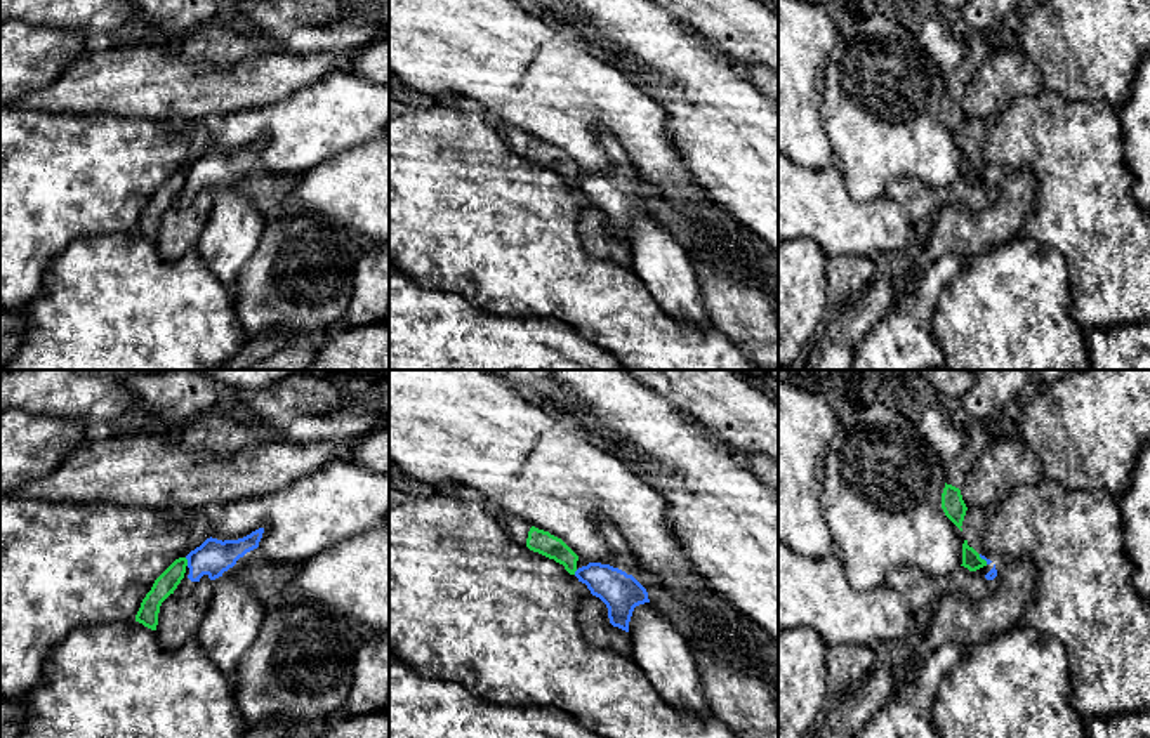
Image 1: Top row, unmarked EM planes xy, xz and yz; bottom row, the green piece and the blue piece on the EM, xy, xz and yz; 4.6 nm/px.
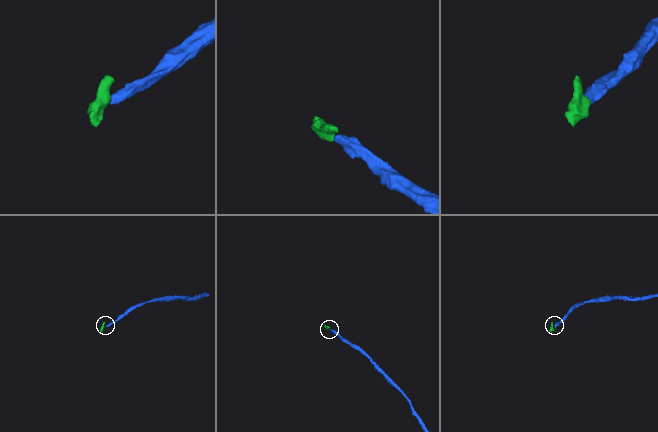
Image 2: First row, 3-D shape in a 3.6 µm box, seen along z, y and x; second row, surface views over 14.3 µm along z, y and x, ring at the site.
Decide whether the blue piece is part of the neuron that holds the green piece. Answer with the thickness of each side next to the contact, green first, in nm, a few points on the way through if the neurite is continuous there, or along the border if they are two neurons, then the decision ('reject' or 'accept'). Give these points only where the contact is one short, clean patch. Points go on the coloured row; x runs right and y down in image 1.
100 nm thick on the green side, 170 nm on the other; border along xy (185, 558), (188, 565); reject

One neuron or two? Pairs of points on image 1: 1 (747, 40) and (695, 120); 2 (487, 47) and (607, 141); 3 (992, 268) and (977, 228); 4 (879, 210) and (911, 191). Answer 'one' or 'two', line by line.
1: two
2: two
3: two
4: two

